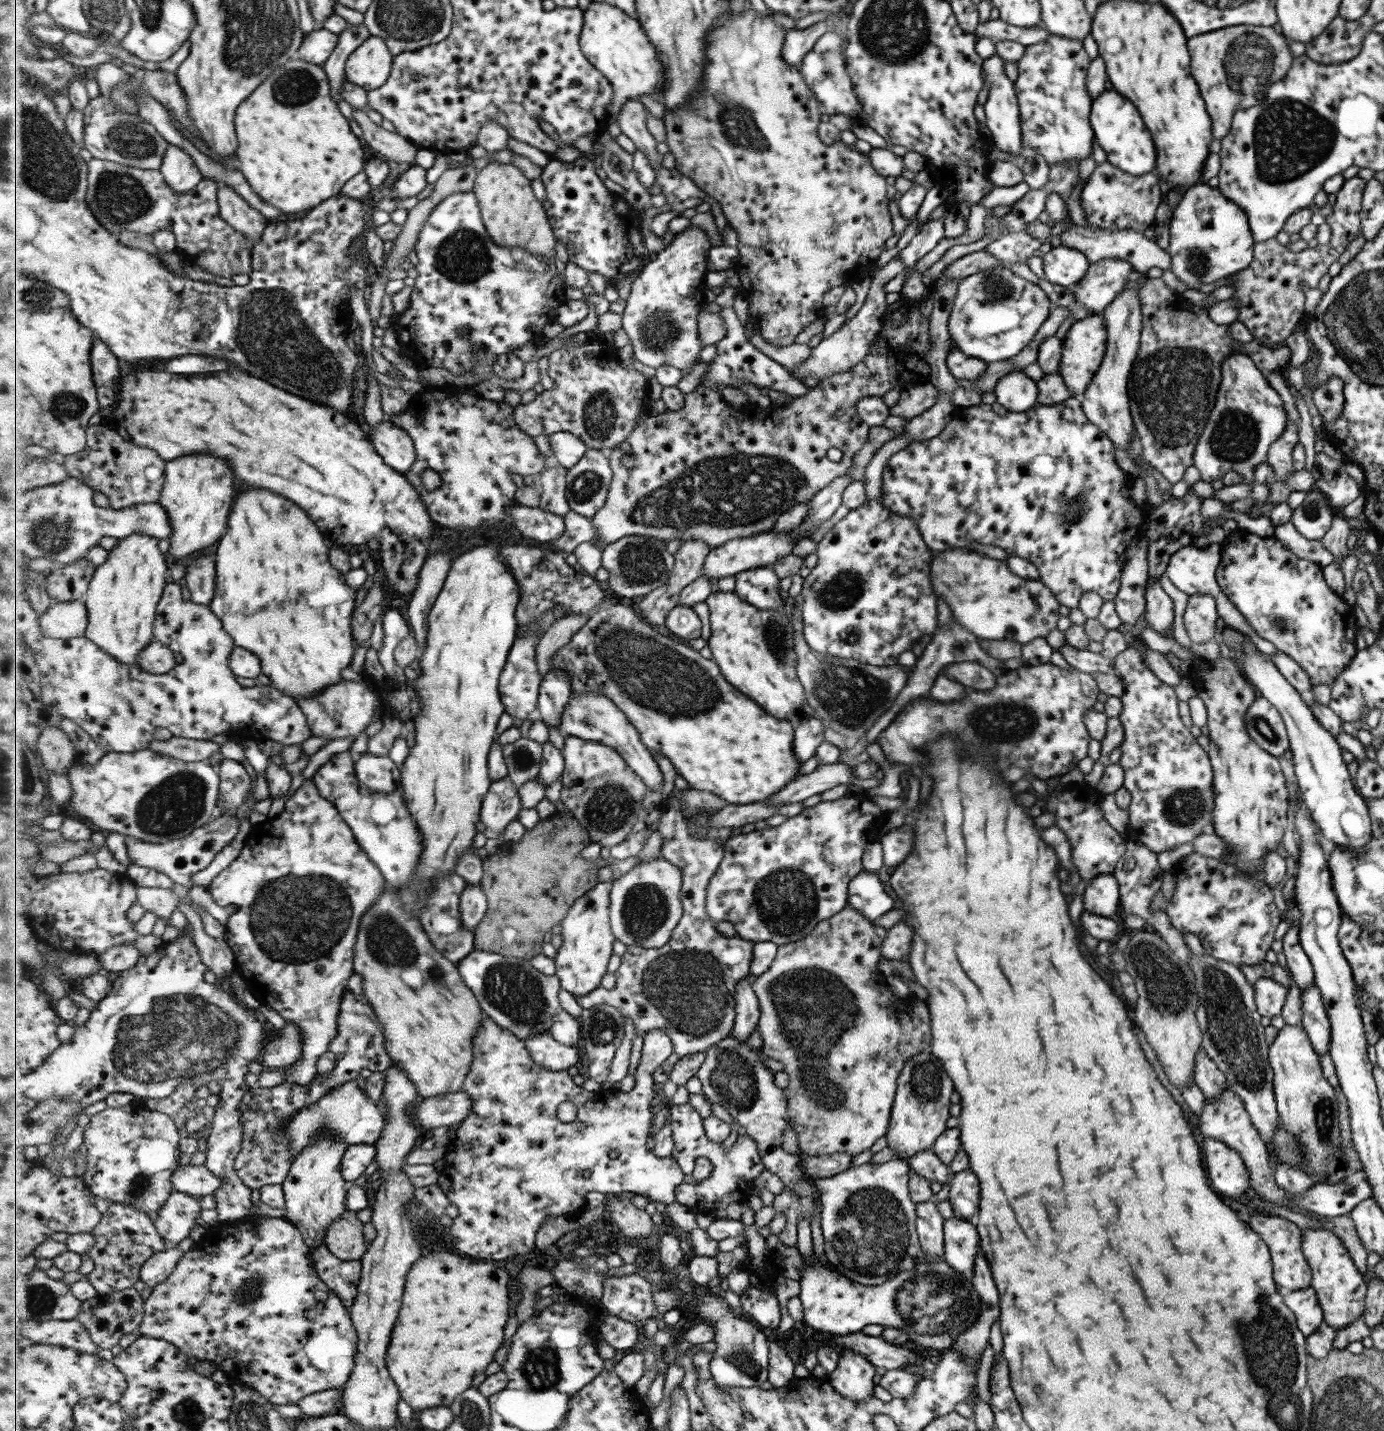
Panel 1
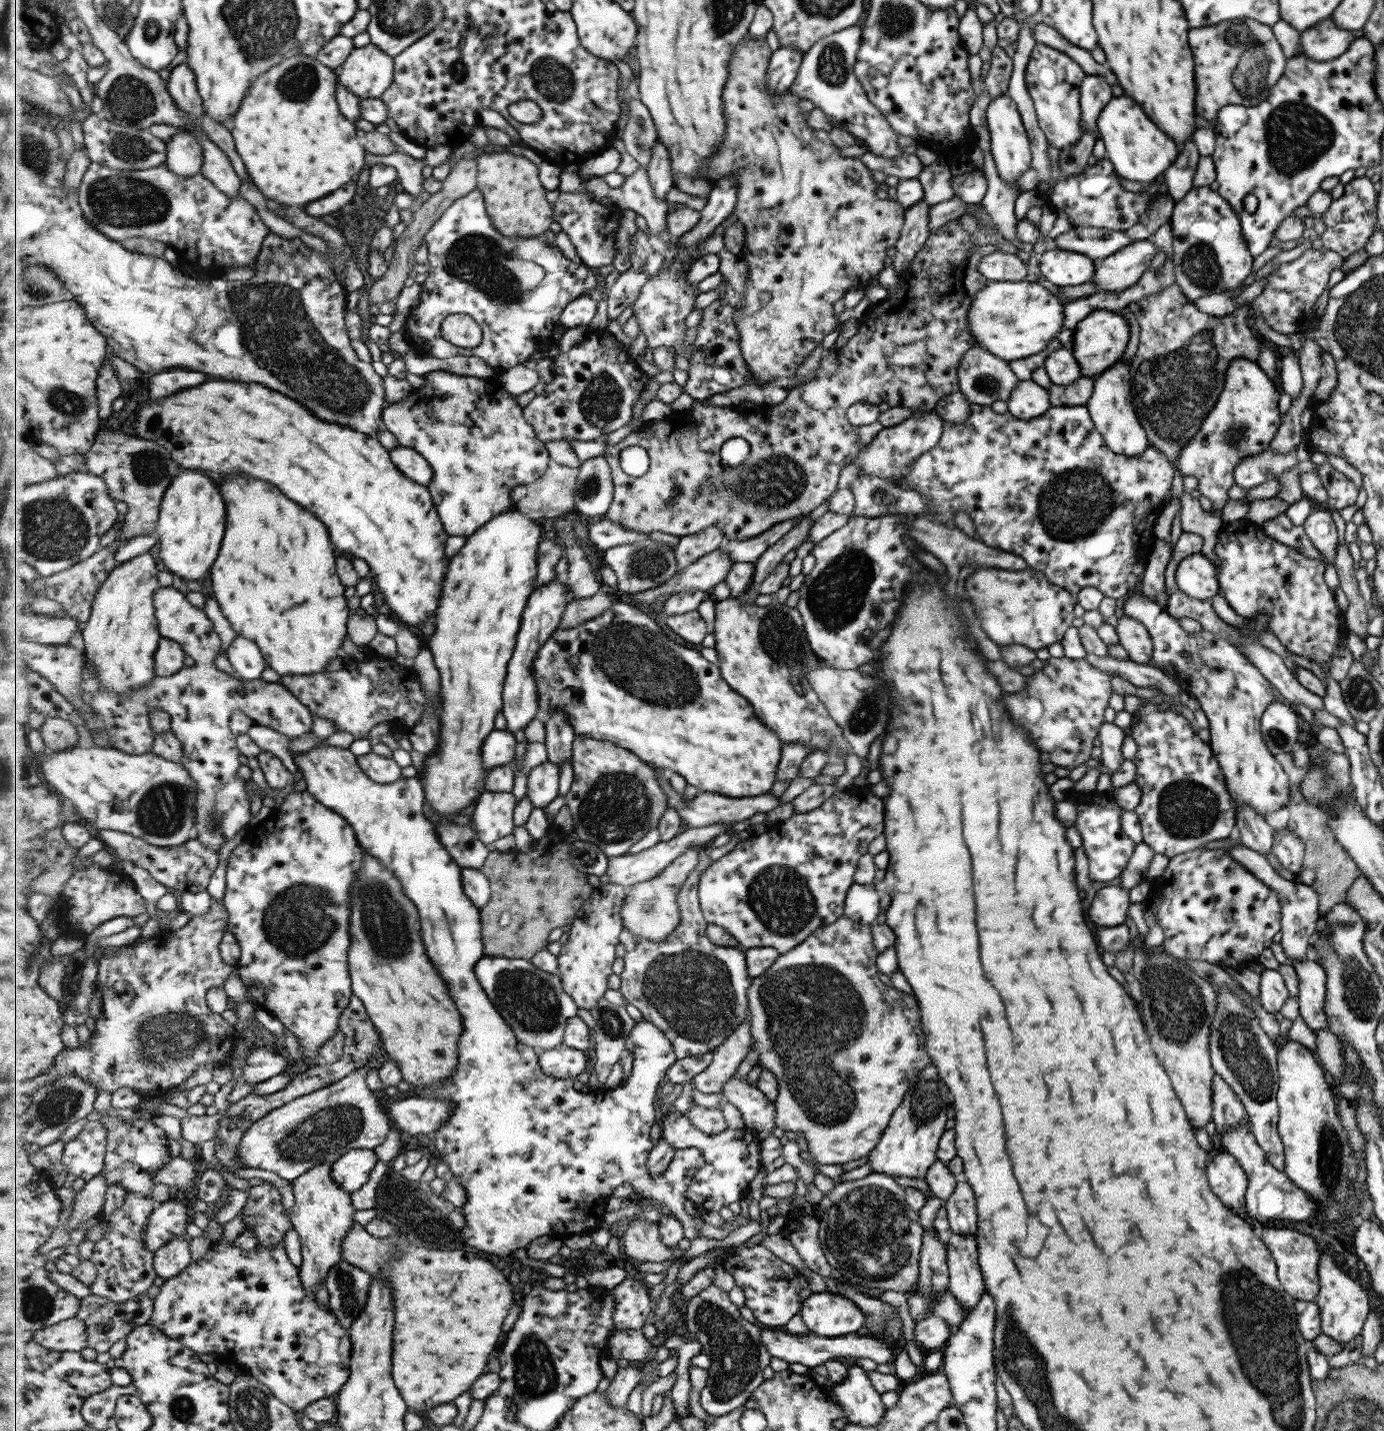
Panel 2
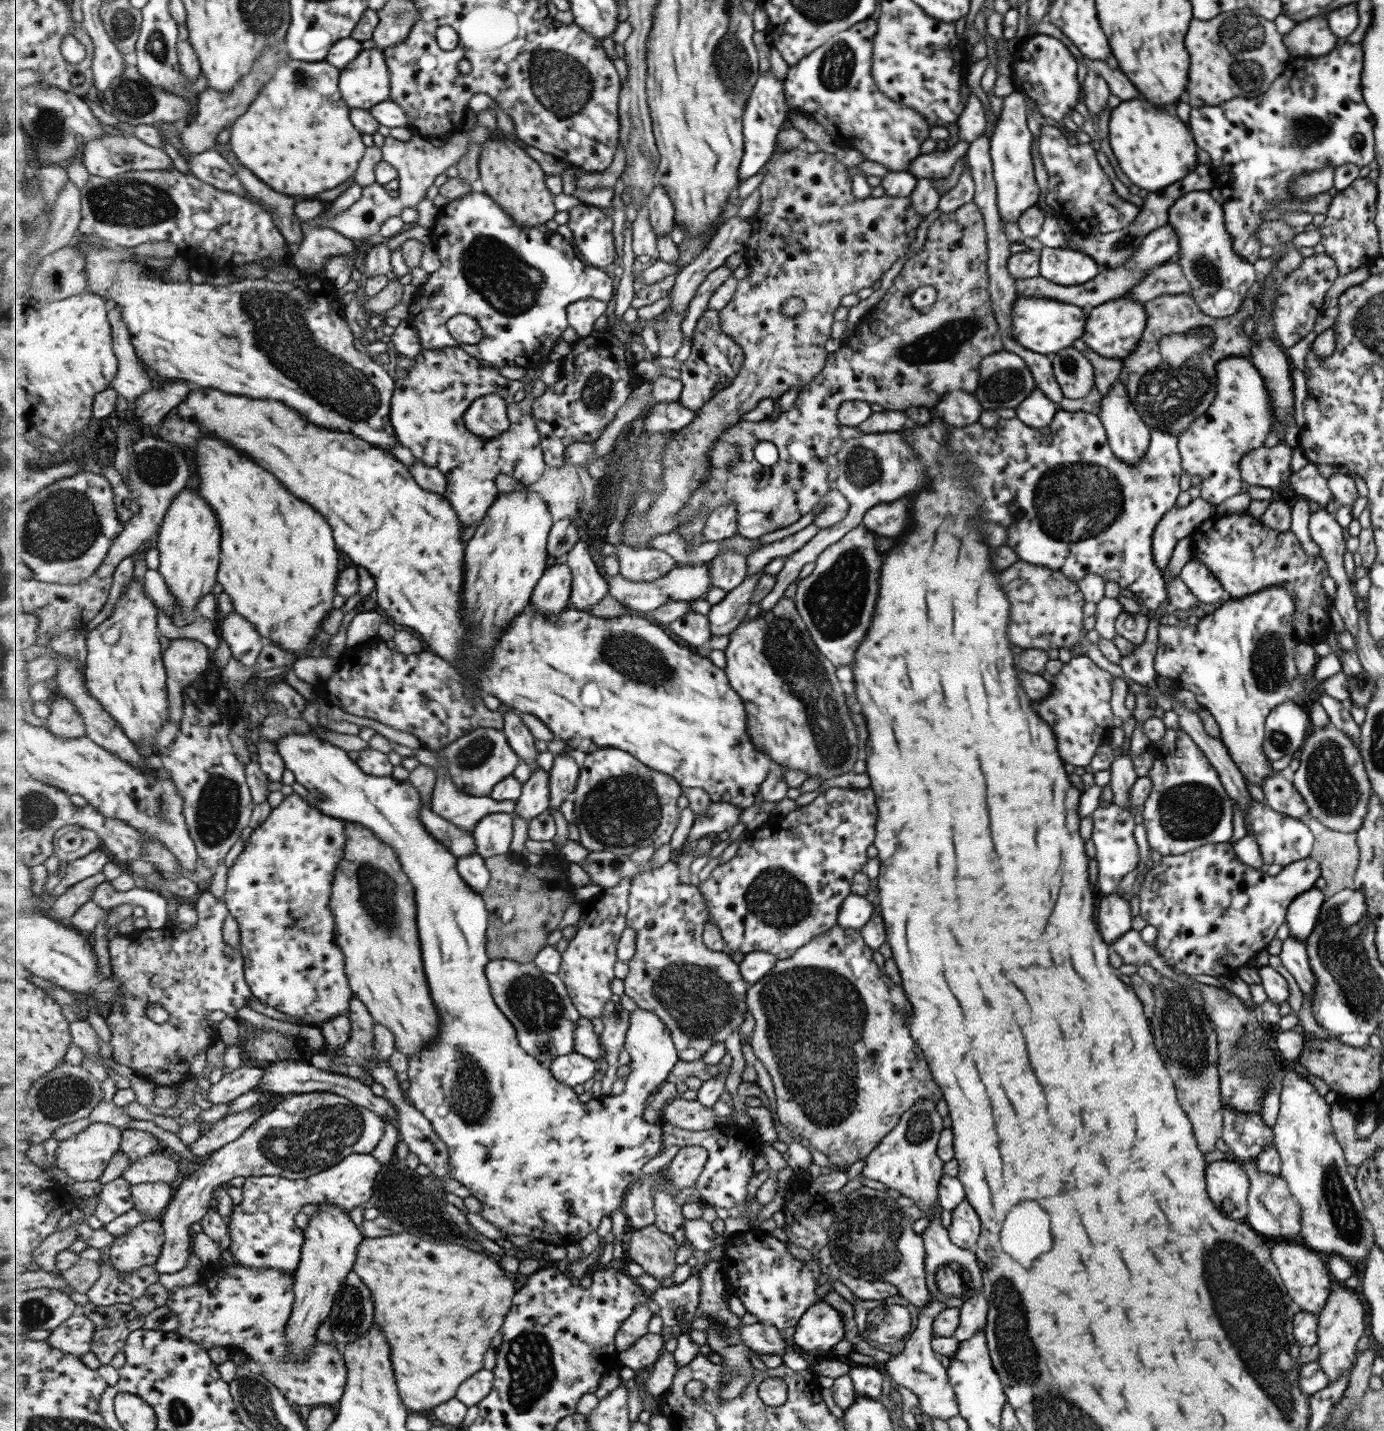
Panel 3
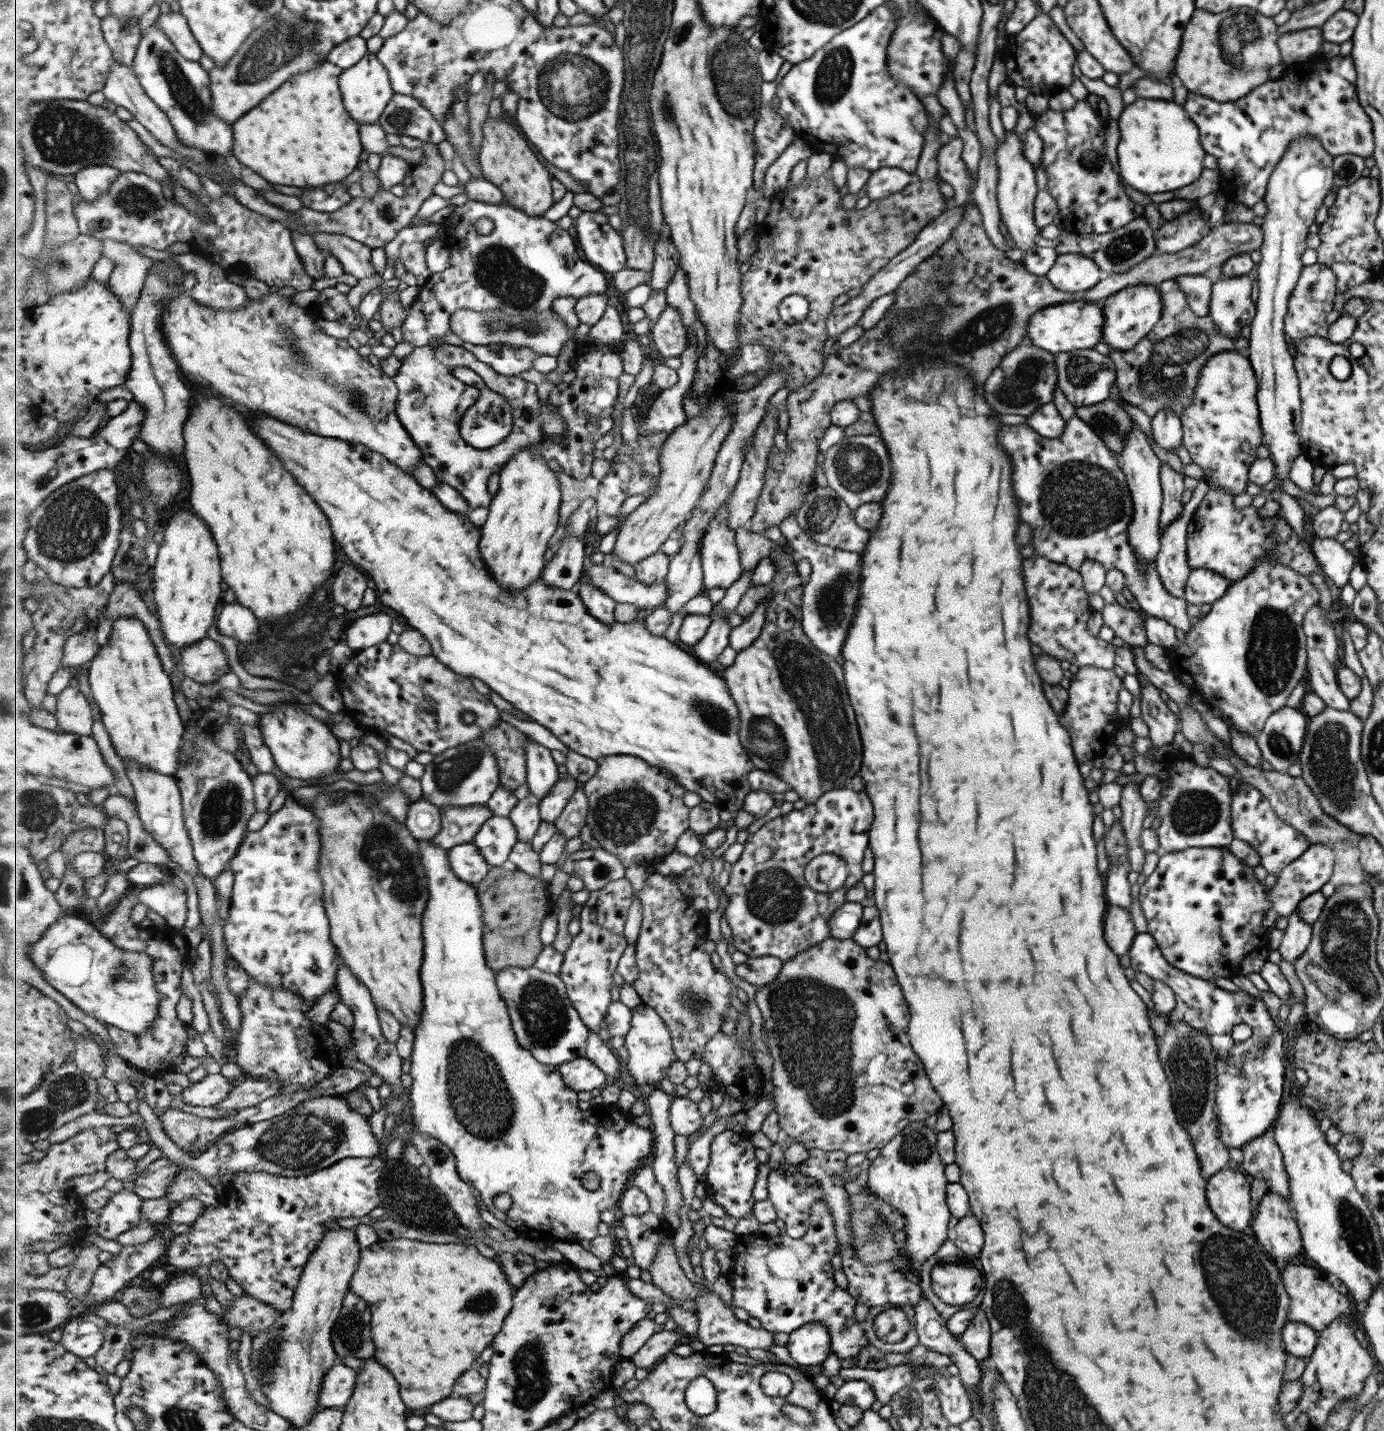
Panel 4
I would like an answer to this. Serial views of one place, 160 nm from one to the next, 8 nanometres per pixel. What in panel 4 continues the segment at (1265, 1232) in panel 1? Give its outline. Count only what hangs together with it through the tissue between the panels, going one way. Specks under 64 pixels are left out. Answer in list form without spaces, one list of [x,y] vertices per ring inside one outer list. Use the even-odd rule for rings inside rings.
[[[1287,1262],[1280,1272],[1282,1285],[1289,1297],[1288,1311],[1285,1315],[1286,1322],[1301,1322],[1315,1332],[1319,1332],[1337,1318],[1347,1318],[1353,1313],[1349,1311],[1349,1302],[1344,1294],[1333,1289],[1325,1278],[1321,1268],[1313,1268],[1297,1262]]]

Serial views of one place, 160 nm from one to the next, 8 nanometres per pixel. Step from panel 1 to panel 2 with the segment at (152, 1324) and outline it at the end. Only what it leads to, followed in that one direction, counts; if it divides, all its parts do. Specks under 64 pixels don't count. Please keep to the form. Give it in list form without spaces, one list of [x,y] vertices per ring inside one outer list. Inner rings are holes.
[[[231,1241],[219,1242],[214,1244],[213,1248],[207,1252],[207,1256],[202,1256],[199,1262],[193,1262],[185,1272],[178,1274],[176,1277],[166,1279],[161,1286],[161,1292],[154,1298],[154,1313],[148,1325],[157,1328],[167,1336],[174,1340],[179,1340],[189,1348],[198,1353],[211,1353],[217,1355],[223,1364],[236,1364],[240,1368],[239,1374],[248,1374],[257,1380],[266,1384],[273,1394],[287,1406],[293,1410],[302,1412],[311,1403],[317,1402],[329,1397],[336,1397],[344,1388],[352,1374],[352,1350],[354,1344],[350,1333],[341,1326],[339,1318],[335,1316],[336,1312],[330,1306],[329,1309],[321,1308],[315,1295],[305,1288],[304,1282],[301,1280],[300,1268],[297,1268],[289,1256],[285,1246],[277,1246],[277,1248],[259,1248],[259,1245],[253,1250],[243,1250],[233,1246]]]

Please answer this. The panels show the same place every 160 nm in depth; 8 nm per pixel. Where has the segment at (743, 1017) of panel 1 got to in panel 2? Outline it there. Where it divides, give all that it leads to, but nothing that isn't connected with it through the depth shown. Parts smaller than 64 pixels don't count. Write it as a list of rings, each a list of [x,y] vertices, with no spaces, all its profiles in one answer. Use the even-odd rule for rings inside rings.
[[[749,1016],[723,1045],[713,1051],[714,1061],[709,1068],[692,1080],[696,1089],[705,1094],[722,1096],[723,1085],[739,1068],[739,1064],[745,1060],[745,1056],[751,1052],[753,1046],[752,1022]]]

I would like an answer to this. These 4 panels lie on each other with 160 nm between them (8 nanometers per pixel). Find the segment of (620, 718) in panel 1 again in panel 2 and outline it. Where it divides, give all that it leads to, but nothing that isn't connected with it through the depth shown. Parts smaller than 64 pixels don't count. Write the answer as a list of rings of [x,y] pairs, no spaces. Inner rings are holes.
[[[649,764],[649,767],[657,773],[659,777],[659,783],[661,783],[661,790],[668,796],[668,803],[671,808],[674,808],[679,814],[680,818],[686,821],[689,828],[701,828],[711,825],[733,825],[735,822],[743,822],[743,820],[749,820],[751,816],[759,814],[759,812],[769,812],[773,810],[775,806],[779,806],[779,797],[773,794],[762,794],[761,796],[745,797],[745,798],[733,798],[719,794],[716,792],[699,792],[692,801],[685,800],[683,794],[678,793],[673,786],[671,786],[669,780],[669,771],[663,770],[663,768],[657,768],[655,764]]]

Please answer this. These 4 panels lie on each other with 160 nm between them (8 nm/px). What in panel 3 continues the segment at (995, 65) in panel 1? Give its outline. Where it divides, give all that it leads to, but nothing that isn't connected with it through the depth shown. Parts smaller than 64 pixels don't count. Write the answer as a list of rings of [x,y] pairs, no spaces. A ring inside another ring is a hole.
[[[1019,90],[1002,98],[1001,111],[996,116],[989,141],[989,156],[992,162],[992,179],[996,188],[996,207],[1001,222],[1016,222],[1027,208],[1036,205],[1039,189],[1035,182],[1030,146],[1031,132],[1025,123],[1026,104]]]

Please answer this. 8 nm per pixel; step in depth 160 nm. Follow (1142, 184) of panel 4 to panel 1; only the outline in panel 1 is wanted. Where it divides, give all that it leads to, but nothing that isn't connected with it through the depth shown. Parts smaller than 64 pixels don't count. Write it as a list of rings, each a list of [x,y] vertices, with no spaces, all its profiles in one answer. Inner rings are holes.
[[[1114,90],[1101,92],[1091,101],[1088,119],[1093,140],[1103,149],[1109,164],[1133,176],[1141,176],[1153,170],[1156,154],[1151,135],[1140,120],[1135,106],[1124,96]]]

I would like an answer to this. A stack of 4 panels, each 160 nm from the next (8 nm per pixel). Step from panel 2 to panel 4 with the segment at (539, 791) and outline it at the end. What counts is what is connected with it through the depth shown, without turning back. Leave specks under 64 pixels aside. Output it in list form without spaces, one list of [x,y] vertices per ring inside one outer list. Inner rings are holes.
[[[533,793],[518,801],[515,808],[512,808],[510,819],[515,823],[518,830],[519,841],[531,844],[537,836],[541,816],[541,799]]]

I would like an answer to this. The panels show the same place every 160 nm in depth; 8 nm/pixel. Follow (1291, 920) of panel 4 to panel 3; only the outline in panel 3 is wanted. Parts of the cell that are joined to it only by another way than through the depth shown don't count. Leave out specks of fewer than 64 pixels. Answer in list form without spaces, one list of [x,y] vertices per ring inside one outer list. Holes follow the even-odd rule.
[[[1288,936],[1282,941],[1282,947],[1278,955],[1283,968],[1291,974],[1295,983],[1304,996],[1312,996],[1313,974],[1308,963],[1305,943],[1303,940],[1297,940]]]

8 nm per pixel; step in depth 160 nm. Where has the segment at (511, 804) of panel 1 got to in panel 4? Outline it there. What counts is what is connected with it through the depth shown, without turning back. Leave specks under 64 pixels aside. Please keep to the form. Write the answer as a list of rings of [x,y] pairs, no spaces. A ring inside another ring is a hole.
[[[493,815],[480,828],[473,843],[479,848],[479,851],[491,867],[503,867],[509,865],[511,852],[513,852],[515,846],[517,846],[518,841],[518,830],[510,817]]]

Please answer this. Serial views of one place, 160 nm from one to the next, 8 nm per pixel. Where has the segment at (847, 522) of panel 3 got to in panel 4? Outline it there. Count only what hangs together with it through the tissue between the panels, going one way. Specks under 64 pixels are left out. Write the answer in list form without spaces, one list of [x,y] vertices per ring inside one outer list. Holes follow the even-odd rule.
[[[878,434],[861,436],[844,436],[835,444],[832,444],[826,451],[822,462],[827,487],[837,493],[839,499],[853,512],[866,503],[881,503],[885,499],[890,483],[890,460],[887,449]],[[765,598],[745,622],[732,629],[730,647],[737,653],[751,646],[761,636],[767,620],[769,603],[769,598]]]

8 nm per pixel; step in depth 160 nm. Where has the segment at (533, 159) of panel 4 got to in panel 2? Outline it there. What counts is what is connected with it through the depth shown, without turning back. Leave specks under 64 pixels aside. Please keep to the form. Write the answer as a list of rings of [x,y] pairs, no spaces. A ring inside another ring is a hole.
[[[508,152],[483,153],[478,157],[478,189],[483,193],[495,229],[507,237],[543,237],[556,221],[554,205],[540,179],[540,168],[531,160]]]

